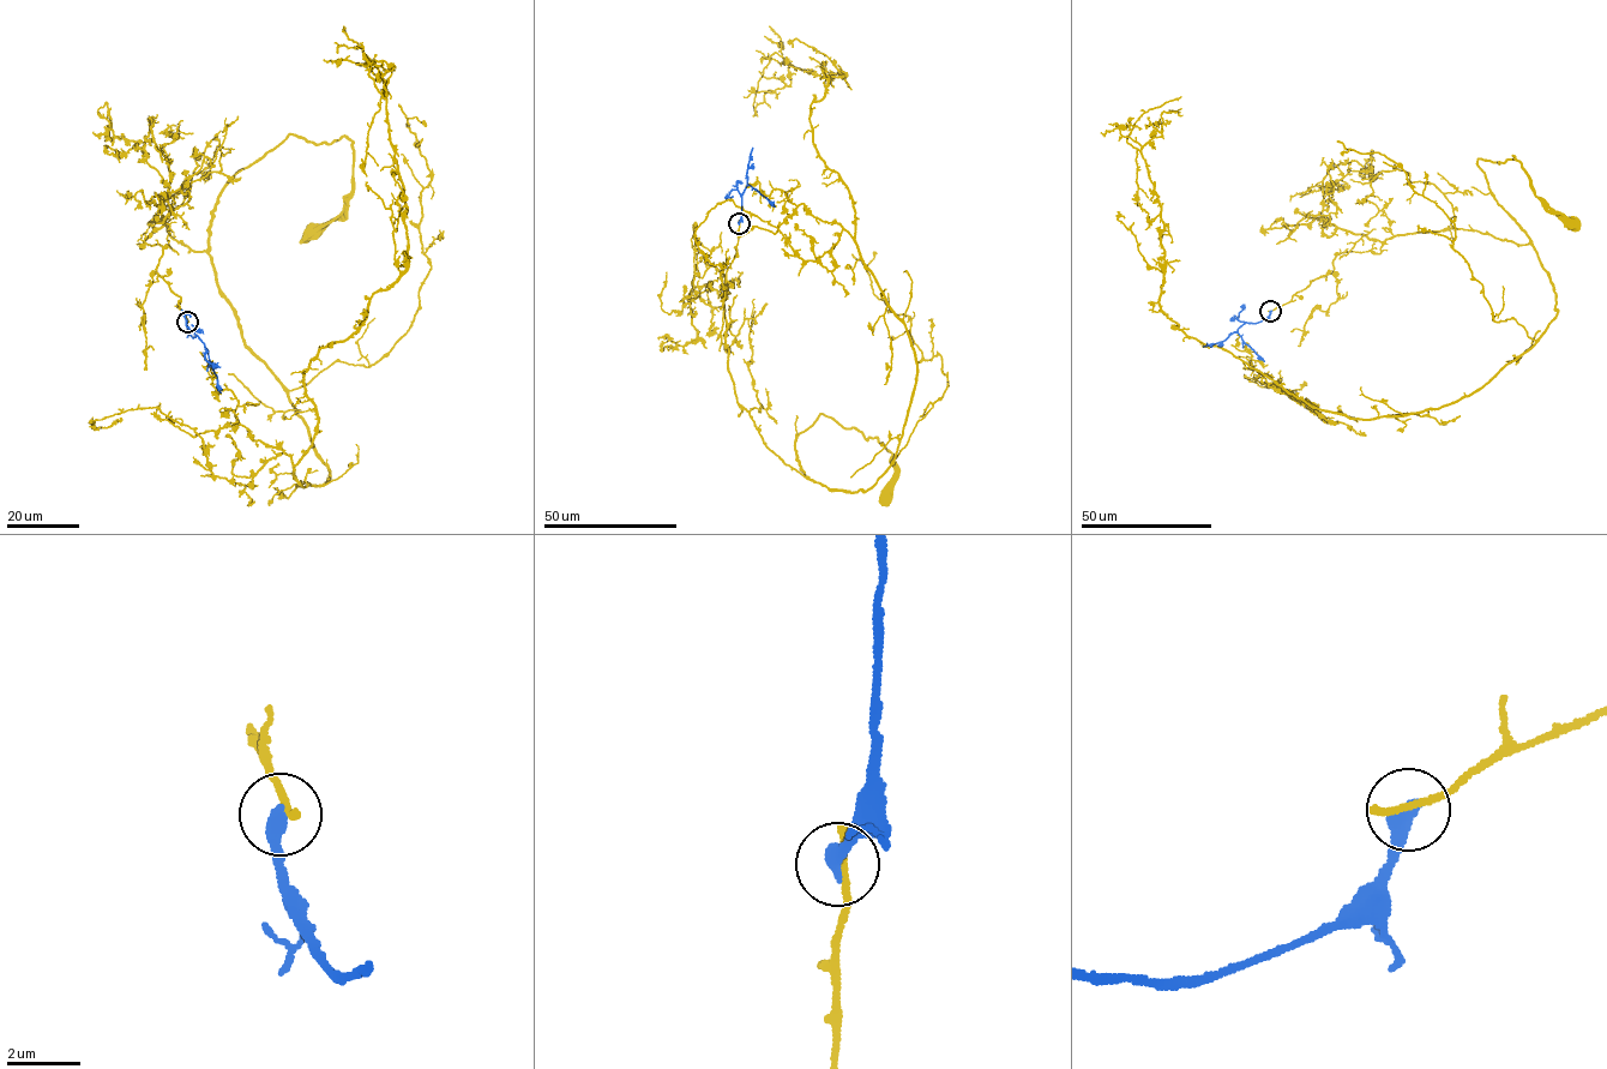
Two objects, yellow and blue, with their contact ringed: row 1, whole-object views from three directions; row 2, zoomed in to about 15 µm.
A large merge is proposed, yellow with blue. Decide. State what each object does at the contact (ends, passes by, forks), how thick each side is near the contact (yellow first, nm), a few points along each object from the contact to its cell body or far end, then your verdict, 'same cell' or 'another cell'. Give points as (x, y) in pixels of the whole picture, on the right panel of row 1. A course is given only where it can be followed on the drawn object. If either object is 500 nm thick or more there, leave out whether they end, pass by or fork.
yellow ends | blue ends | 240/480 nm | yellow via (1271, 311), (1338, 253), (1379, 253), (1395, 235), (1457, 228), (1528, 244), (1479, 158), (1515, 156), (1572, 222) | blue via (1271, 311), (1263, 320), (1244, 323), (1238, 331), (1264, 361) | another cell

